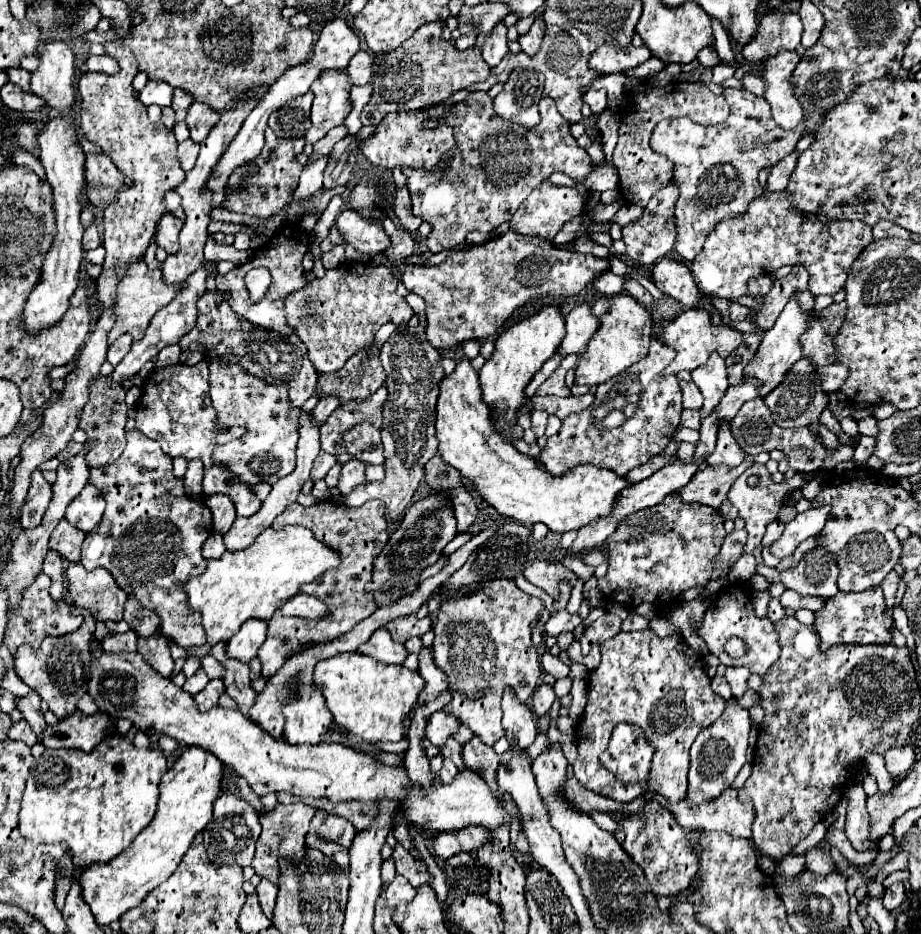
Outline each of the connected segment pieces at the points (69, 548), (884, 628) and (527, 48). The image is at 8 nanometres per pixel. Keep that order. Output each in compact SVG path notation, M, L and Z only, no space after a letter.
M66 518L60 520L60 524L54 528L52 536L50 536L50 548L58 550L62 554L62 558L66 560L80 560L80 544L84 540L84 532L76 530L74 526L70 526L66 522Z
M880 586L872 590L864 590L862 594L846 594L838 592L828 604L816 612L814 630L820 636L820 648L826 650L834 644L886 644L892 642L890 626L892 622L884 616L884 596Z
M536 18L534 24L532 24L532 28L530 28L530 32L518 38L518 42L522 46L522 52L526 52L528 56L536 54L540 50L542 38L544 38L544 22L540 18Z

